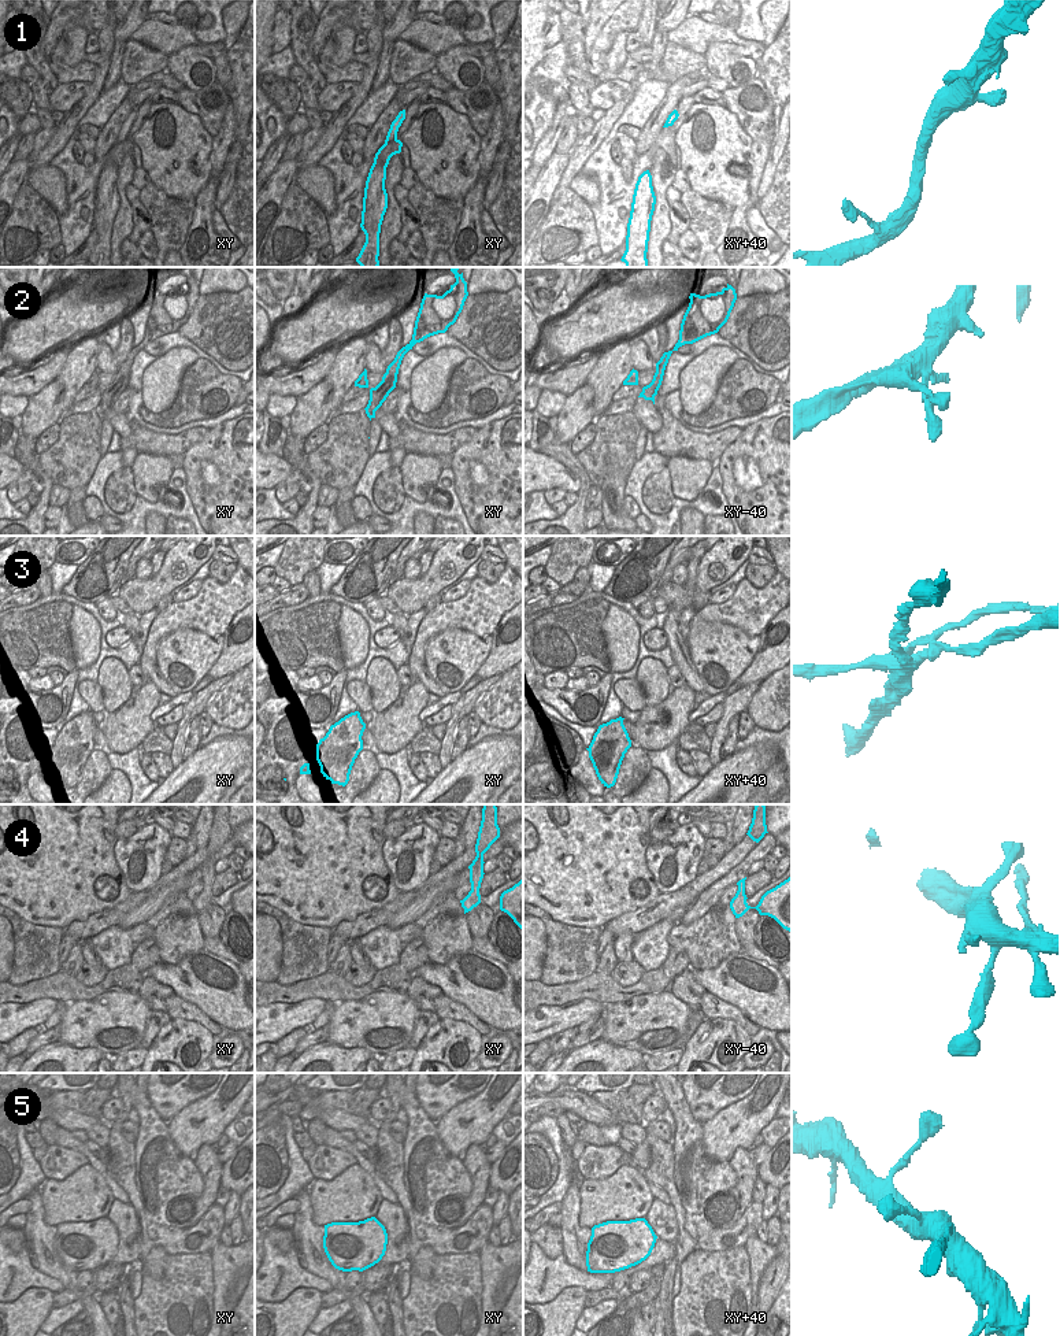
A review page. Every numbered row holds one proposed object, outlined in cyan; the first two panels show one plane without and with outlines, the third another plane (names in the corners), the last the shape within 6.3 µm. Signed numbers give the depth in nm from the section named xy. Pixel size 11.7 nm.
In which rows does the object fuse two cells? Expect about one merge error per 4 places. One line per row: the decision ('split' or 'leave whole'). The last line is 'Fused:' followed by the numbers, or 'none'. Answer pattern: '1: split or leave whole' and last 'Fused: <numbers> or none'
1: leave whole
2: leave whole
3: split
4: leave whole
5: leave whole
Fused: 3

